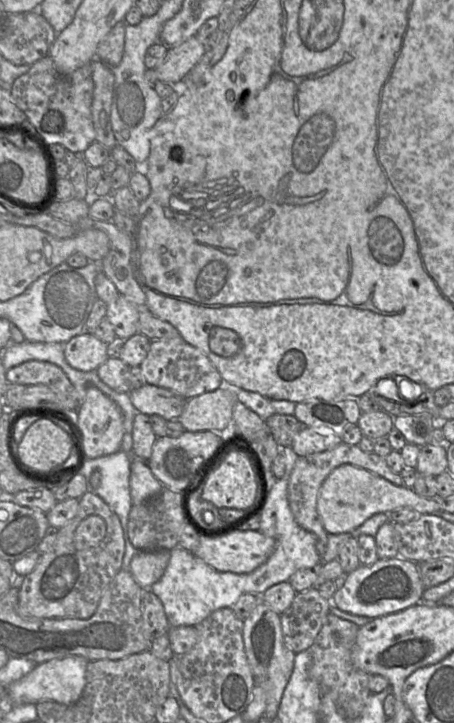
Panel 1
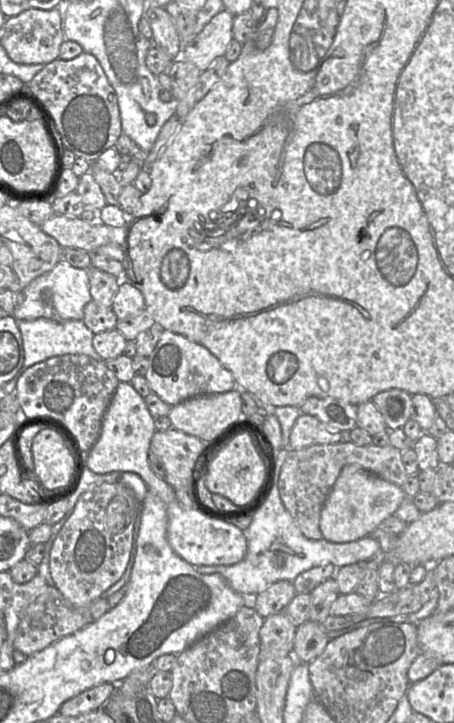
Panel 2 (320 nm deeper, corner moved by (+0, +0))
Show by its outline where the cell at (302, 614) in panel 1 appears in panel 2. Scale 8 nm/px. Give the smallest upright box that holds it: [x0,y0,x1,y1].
[293,620,329,663]

